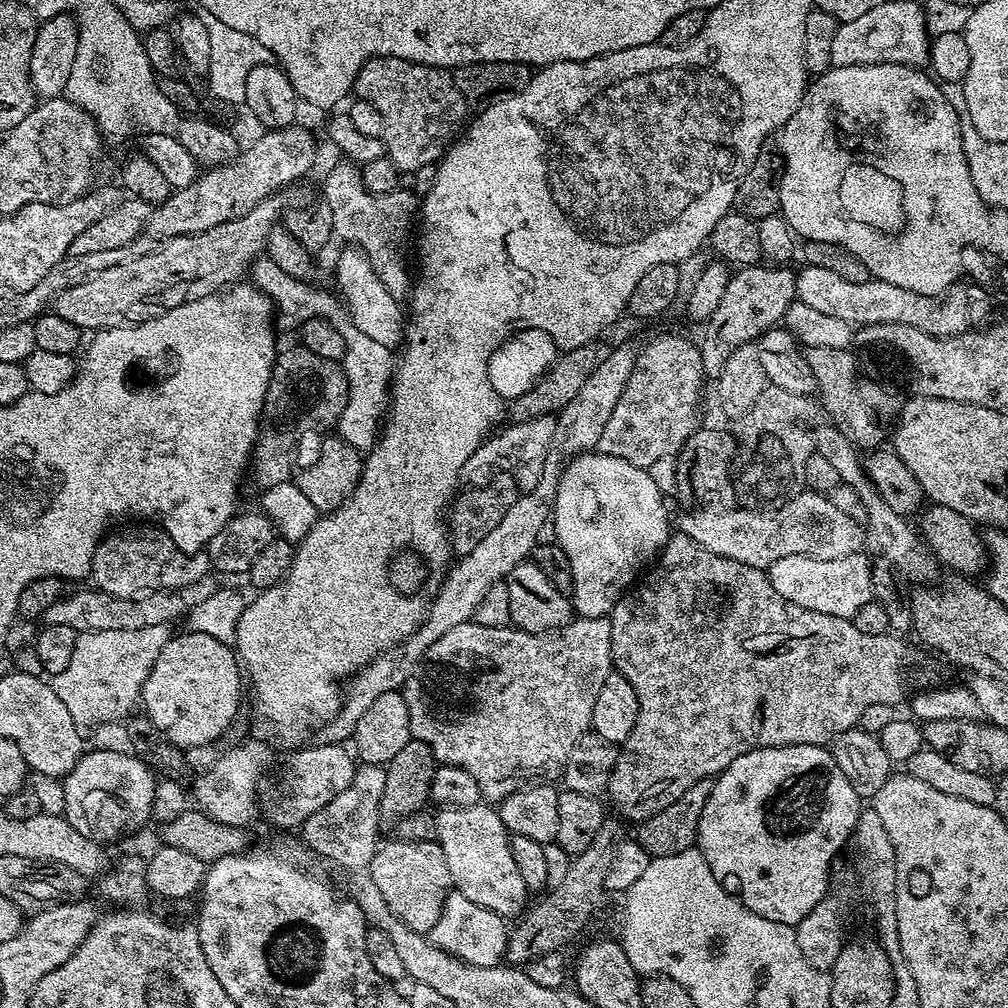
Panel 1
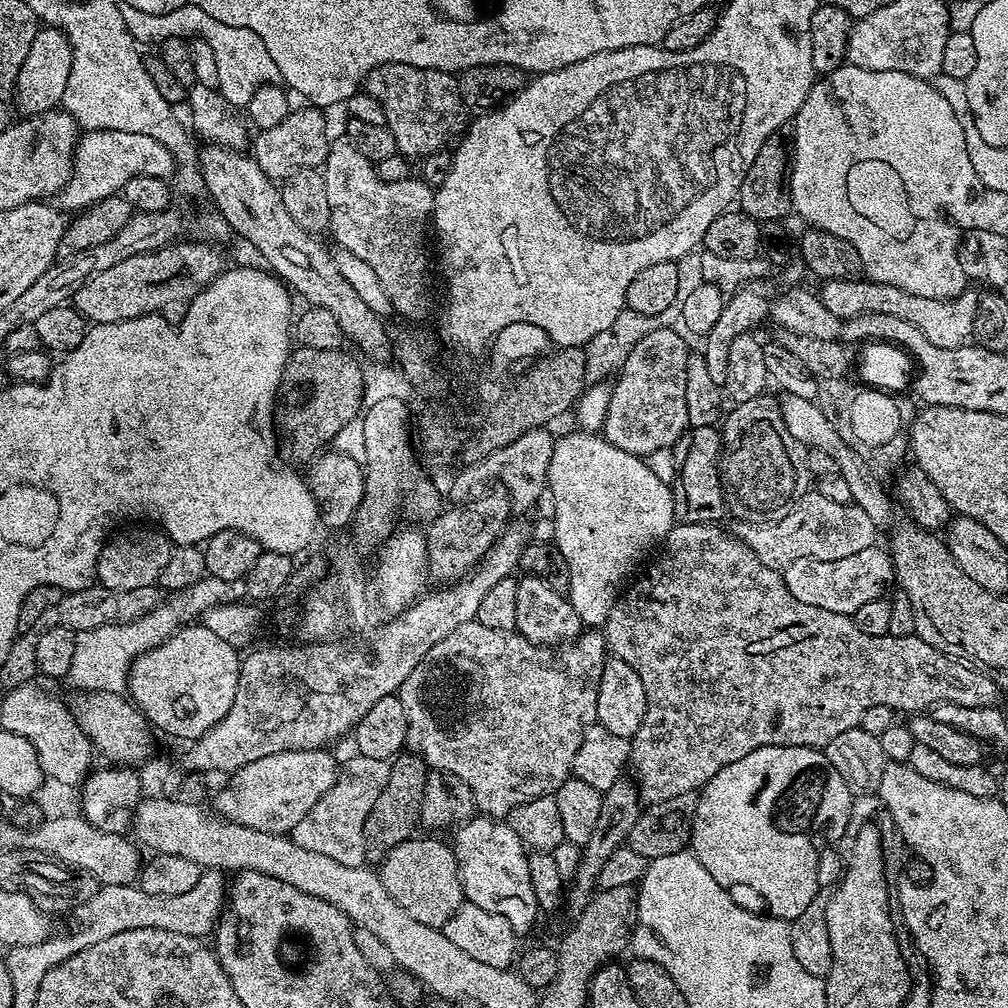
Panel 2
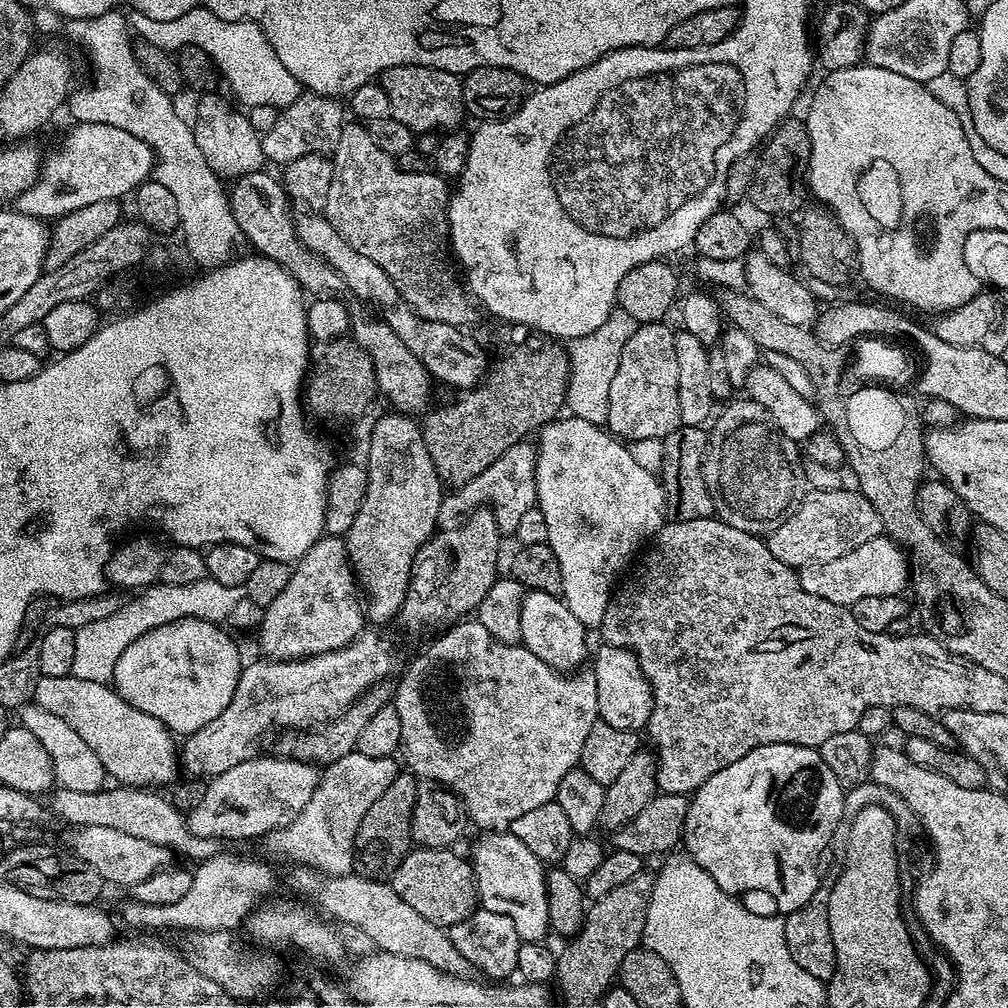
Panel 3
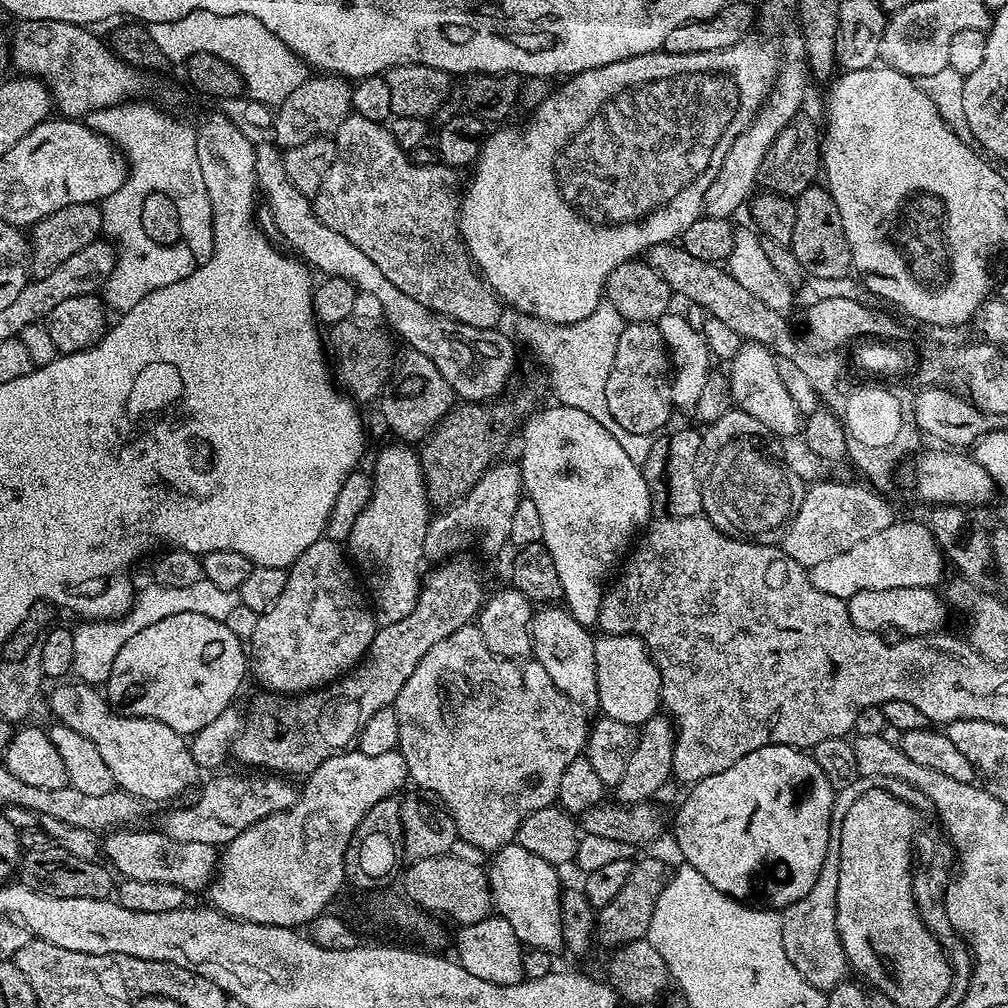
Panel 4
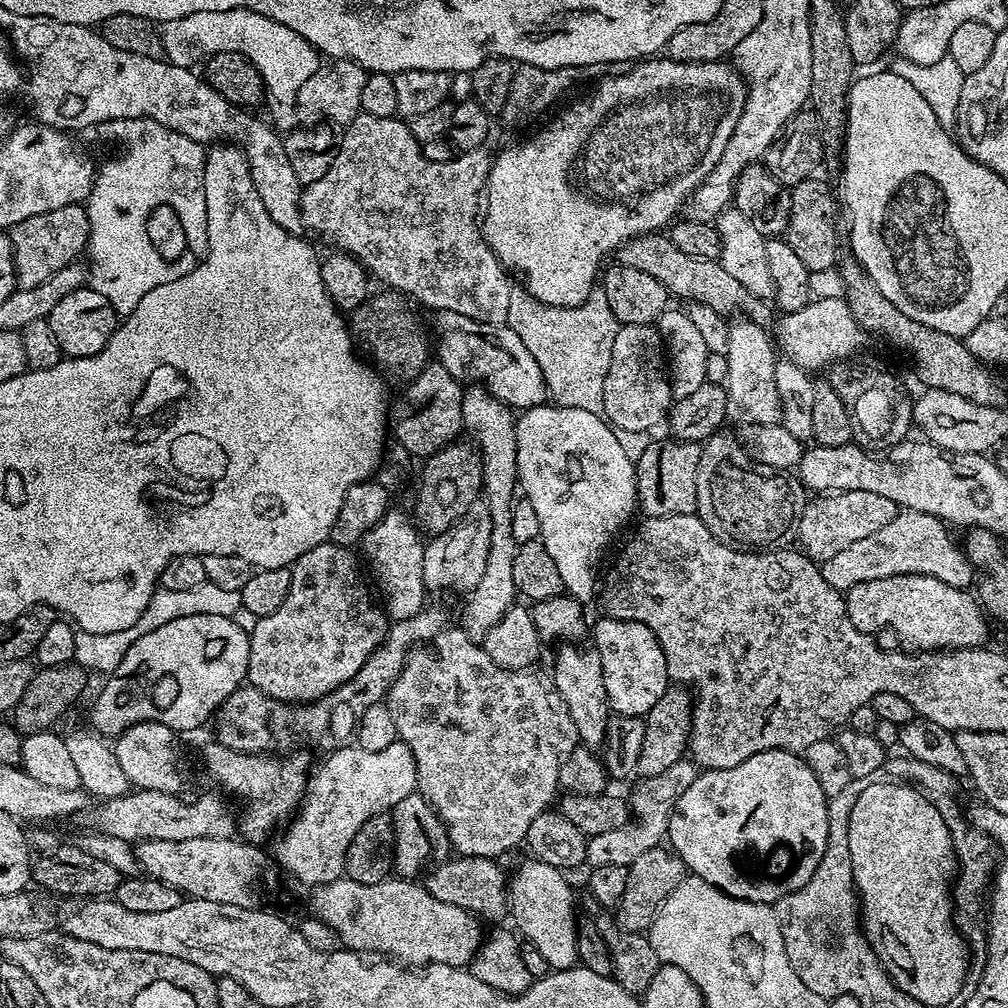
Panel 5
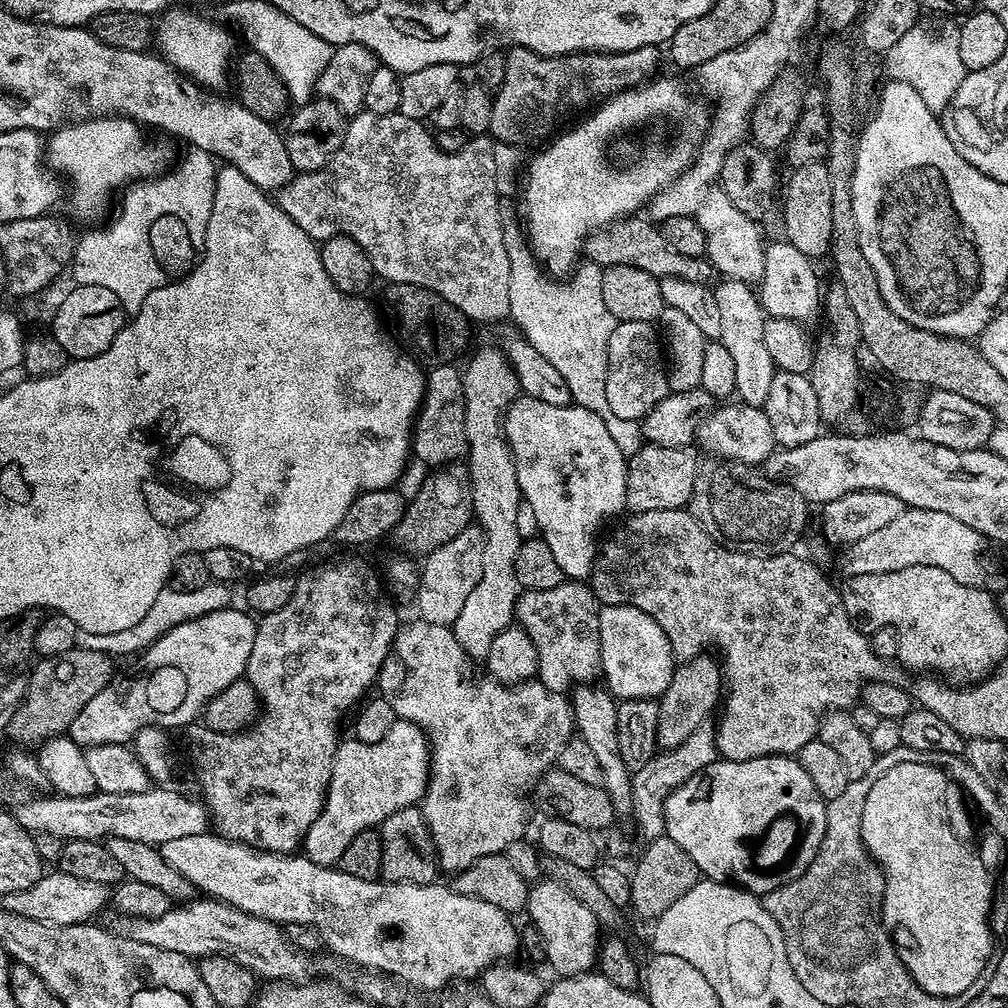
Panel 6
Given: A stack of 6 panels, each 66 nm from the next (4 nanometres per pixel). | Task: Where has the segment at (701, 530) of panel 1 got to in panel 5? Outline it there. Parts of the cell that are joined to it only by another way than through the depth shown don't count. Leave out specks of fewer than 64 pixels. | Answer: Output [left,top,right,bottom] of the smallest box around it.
[796,490,898,562]

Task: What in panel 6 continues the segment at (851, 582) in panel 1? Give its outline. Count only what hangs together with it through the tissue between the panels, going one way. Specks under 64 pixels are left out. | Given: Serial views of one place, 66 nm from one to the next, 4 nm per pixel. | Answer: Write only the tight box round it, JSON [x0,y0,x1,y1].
[840,507,1004,594]

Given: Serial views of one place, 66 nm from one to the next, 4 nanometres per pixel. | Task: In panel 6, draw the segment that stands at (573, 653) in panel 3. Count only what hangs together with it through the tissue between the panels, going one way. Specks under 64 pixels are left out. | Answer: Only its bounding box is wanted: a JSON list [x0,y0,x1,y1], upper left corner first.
[570,682,632,814]

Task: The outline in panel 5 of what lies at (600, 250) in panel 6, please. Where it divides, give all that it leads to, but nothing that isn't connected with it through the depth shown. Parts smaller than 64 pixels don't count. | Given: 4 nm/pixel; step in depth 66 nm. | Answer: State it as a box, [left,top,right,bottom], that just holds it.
[616,232,774,328]

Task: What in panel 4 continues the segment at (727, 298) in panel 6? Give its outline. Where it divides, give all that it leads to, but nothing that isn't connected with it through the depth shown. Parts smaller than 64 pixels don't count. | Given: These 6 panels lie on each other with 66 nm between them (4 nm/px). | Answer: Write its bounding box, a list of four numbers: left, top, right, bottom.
[727,342,802,438]

